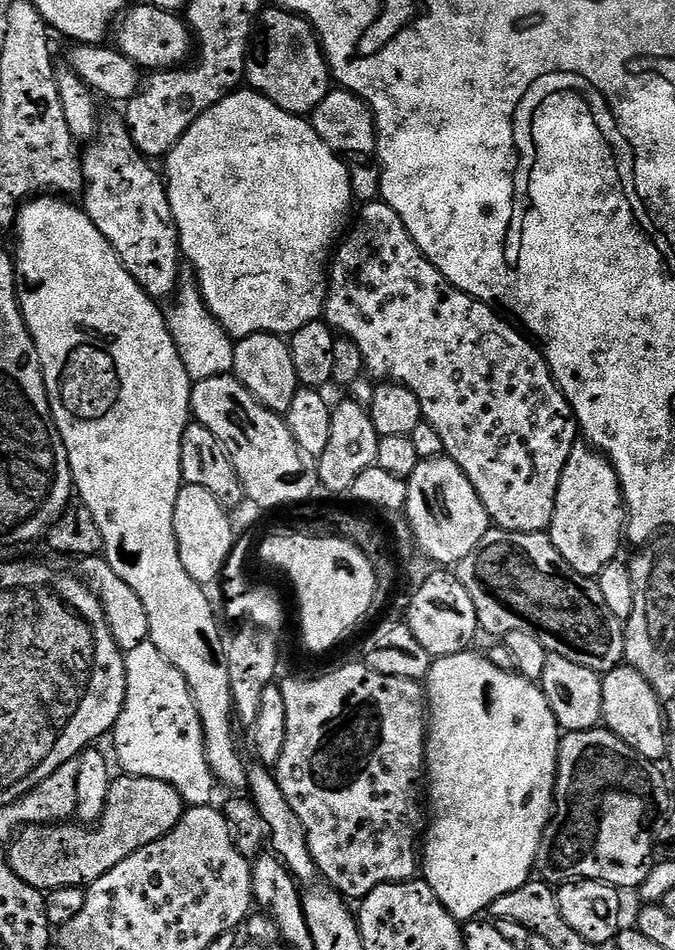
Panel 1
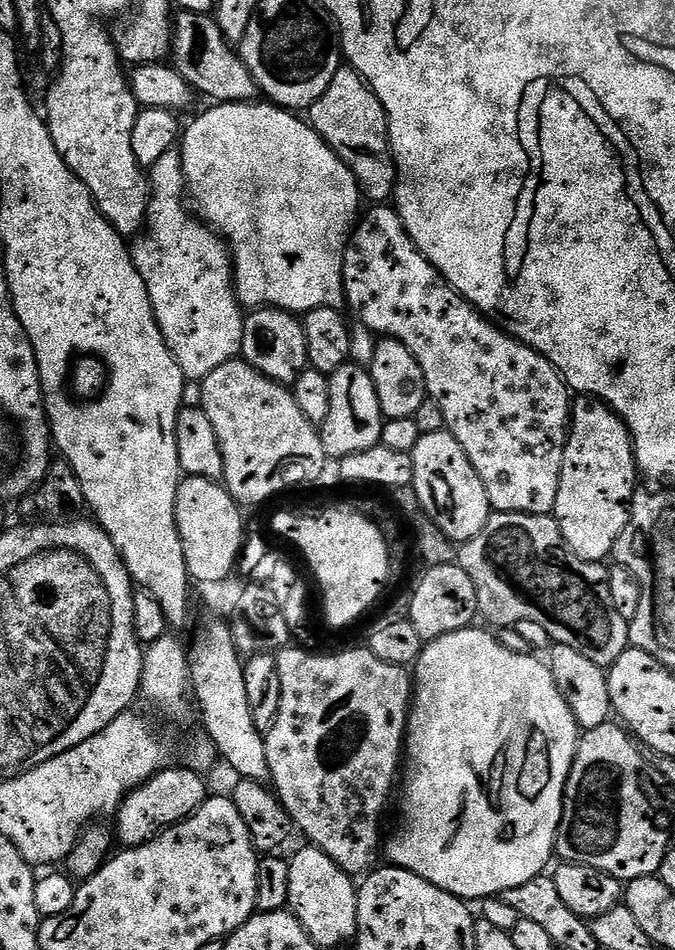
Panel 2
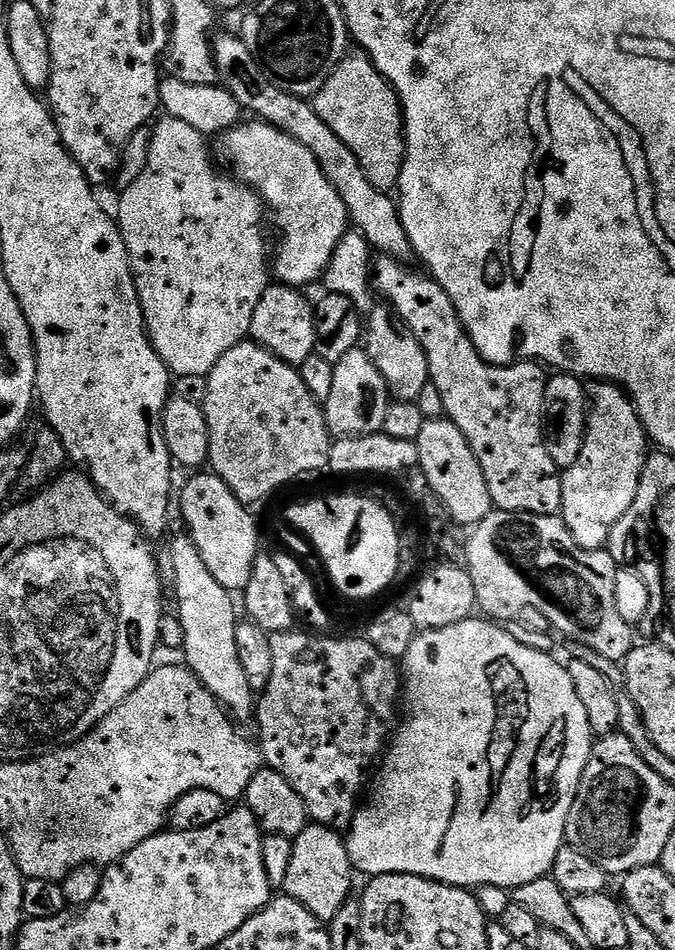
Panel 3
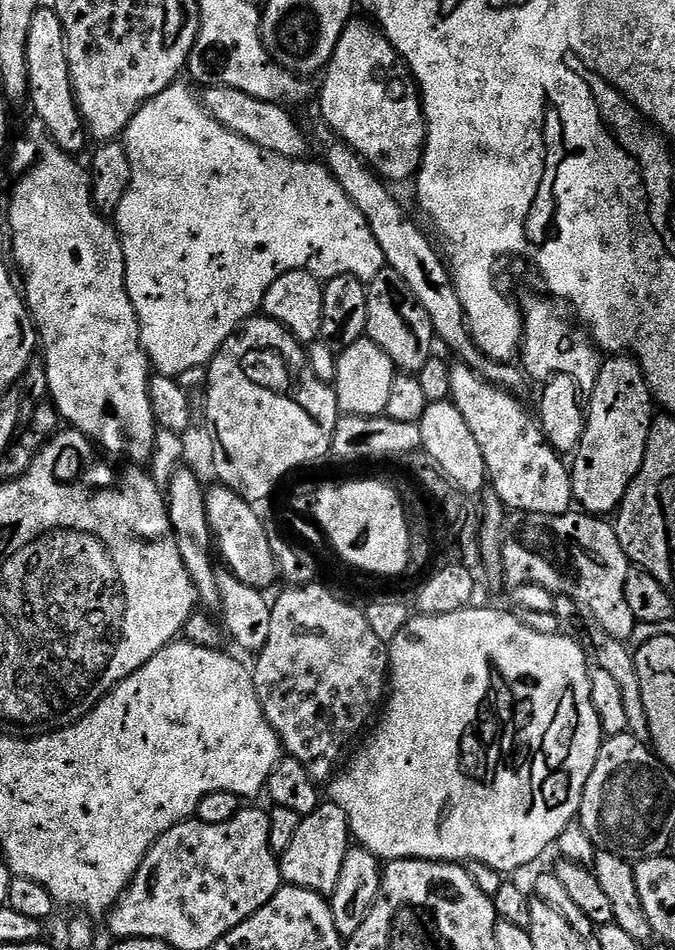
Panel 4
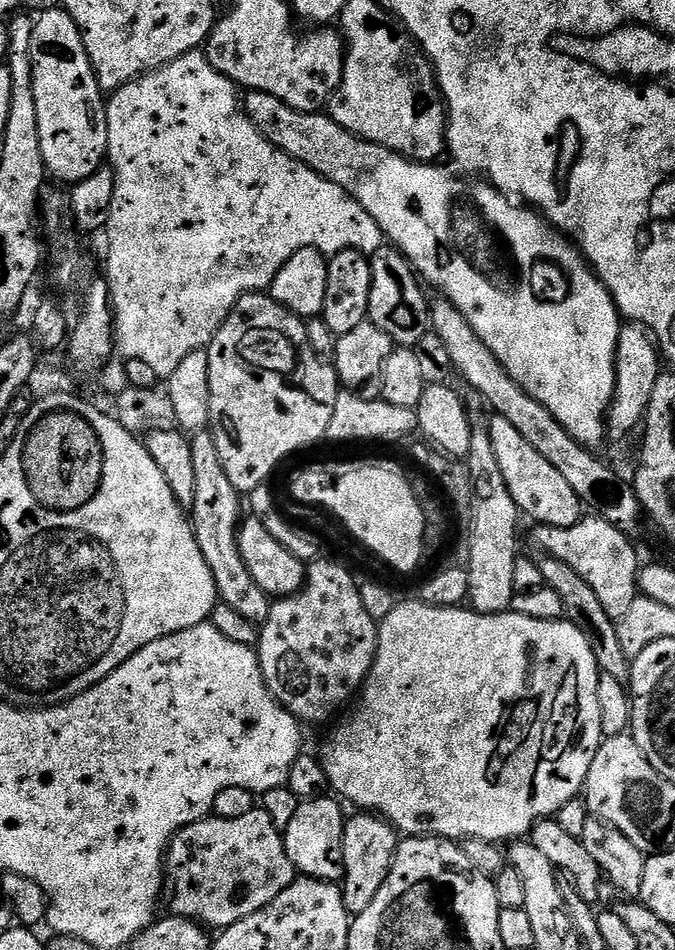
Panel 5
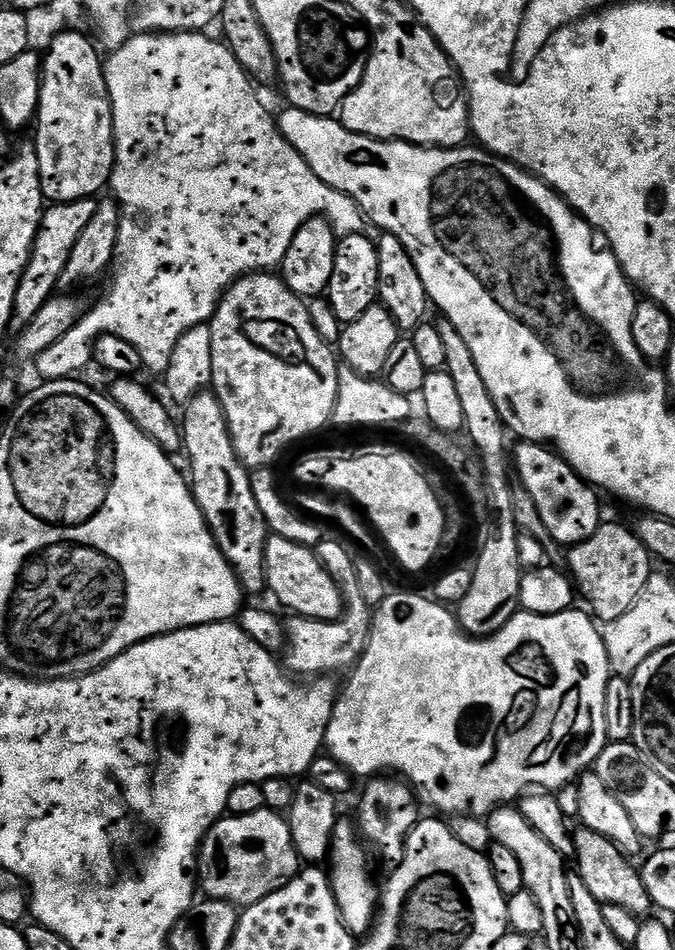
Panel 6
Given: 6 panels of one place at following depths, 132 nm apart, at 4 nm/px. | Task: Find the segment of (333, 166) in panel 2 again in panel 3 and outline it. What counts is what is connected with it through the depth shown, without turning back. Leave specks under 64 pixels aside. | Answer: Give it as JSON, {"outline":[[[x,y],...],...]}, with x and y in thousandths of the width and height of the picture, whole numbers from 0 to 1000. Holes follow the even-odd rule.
{"outline":[[[357,128],[348,135],[330,140],[324,144],[326,164],[345,177],[348,188],[357,194],[376,198],[391,212],[391,218],[409,231],[409,240],[421,249],[415,258],[406,261],[406,291],[413,298],[427,299],[433,303],[455,304],[455,299],[462,299],[479,292],[492,275],[495,263],[508,248],[519,243],[519,233],[513,217],[501,204],[501,200],[483,187],[471,167],[450,153],[444,153],[428,141],[409,136],[390,128]]]}

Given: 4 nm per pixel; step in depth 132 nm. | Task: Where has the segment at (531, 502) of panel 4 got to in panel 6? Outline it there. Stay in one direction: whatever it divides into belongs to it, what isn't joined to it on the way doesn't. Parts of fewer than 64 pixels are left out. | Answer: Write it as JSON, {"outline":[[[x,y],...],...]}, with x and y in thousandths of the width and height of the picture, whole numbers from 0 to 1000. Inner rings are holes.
{"outline":[[[770,465],[761,472],[761,497],[770,500],[769,513],[776,514],[791,524],[803,549],[828,573],[846,575],[859,573],[889,557],[889,526],[884,515],[865,502],[856,500],[834,480],[800,465]]]}

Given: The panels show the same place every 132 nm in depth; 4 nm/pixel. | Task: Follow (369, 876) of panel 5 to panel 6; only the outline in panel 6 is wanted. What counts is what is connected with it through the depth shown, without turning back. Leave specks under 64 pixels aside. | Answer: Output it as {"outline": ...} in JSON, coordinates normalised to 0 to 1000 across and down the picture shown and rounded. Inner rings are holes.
{"outline":[[[564,815],[547,820],[533,838],[533,863],[530,876],[535,881],[570,905],[576,912],[593,908],[599,902],[599,888],[613,874],[613,869],[625,862],[625,851],[616,841],[616,835],[600,822]]]}

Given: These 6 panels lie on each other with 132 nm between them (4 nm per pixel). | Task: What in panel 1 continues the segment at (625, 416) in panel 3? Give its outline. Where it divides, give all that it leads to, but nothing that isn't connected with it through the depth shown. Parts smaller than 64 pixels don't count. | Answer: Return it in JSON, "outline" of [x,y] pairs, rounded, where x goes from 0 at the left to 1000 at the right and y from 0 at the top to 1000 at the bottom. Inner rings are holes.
{"outline":[[[855,465],[844,474],[844,482],[839,482],[839,491],[833,495],[833,503],[827,507],[827,520],[824,521],[824,527],[821,528],[821,545],[818,546],[818,552],[812,555],[809,562],[821,571],[827,583],[833,583],[833,587],[839,587],[839,592],[846,598],[856,600],[856,604],[881,608],[887,606],[890,600],[893,600],[904,591],[914,588],[914,586],[920,584],[919,568],[921,573],[921,565],[926,563],[926,560],[927,536],[924,534],[924,517],[919,514],[919,504],[910,495],[910,491],[902,486],[899,480],[896,480],[893,476],[884,476],[881,472],[873,469],[870,466]]]}

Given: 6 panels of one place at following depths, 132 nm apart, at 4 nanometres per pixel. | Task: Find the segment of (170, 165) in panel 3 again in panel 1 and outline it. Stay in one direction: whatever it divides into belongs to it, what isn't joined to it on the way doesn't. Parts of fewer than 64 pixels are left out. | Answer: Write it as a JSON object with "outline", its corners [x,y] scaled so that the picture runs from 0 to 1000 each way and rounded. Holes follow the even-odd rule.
{"outline":[[[284,297],[268,298],[258,313],[258,319],[261,324],[247,325],[246,328],[249,346],[270,377],[270,385],[276,385],[280,398],[289,402],[342,393],[350,367],[345,355],[333,349],[332,344],[308,327],[295,302]]]}

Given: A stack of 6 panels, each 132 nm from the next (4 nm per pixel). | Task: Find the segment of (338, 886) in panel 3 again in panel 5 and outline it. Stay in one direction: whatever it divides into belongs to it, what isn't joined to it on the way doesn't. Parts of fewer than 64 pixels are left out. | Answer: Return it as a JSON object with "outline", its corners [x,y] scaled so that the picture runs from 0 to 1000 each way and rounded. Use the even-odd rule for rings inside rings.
{"outline":[[[490,837],[470,842],[453,842],[444,845],[430,869],[418,874],[424,899],[446,923],[458,926],[484,926],[504,928],[510,925],[510,904],[507,903],[507,882],[510,864],[505,843]]]}

